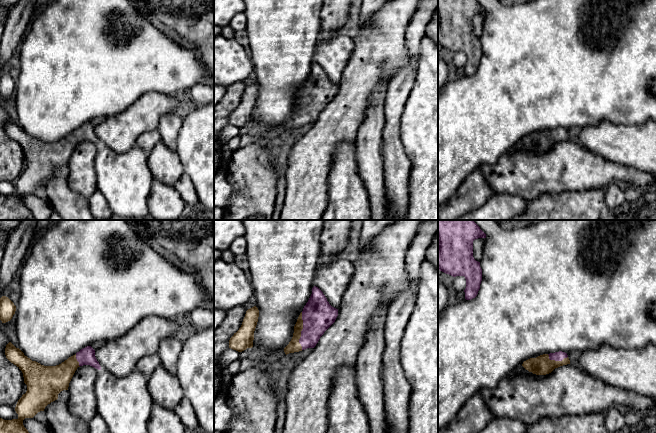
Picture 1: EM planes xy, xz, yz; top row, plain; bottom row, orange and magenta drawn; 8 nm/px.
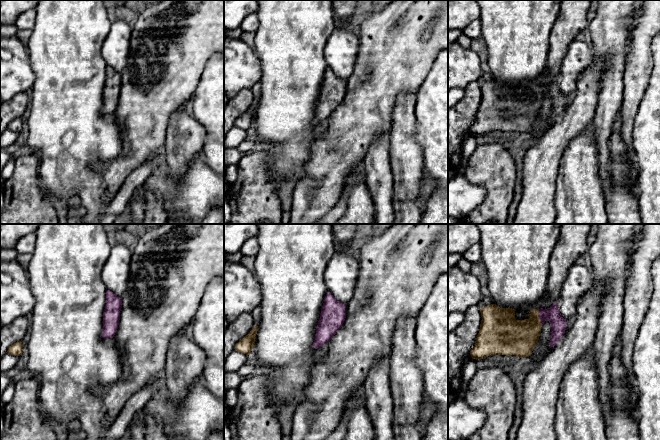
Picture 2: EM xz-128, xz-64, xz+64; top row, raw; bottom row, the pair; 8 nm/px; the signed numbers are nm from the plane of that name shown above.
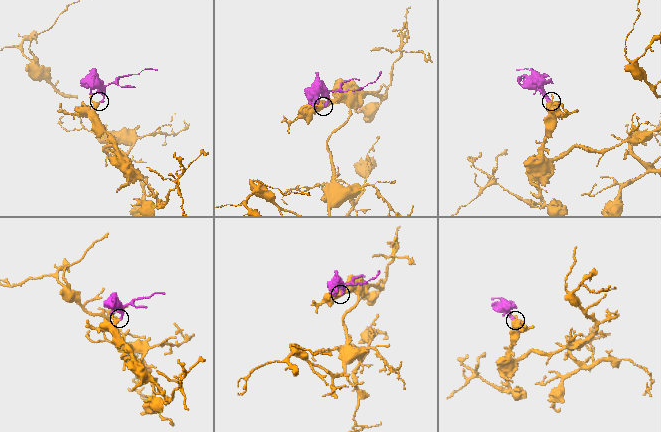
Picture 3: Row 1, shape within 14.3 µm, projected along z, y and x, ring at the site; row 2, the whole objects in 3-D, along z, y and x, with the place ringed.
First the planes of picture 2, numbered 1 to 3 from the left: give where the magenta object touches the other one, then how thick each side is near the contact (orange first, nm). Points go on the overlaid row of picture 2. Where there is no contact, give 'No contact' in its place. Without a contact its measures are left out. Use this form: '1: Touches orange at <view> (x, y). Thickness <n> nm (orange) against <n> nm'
1: No contact
2: No contact
3: Touches orange at xz+64 (538, 317). Thickness 280 nm (orange) against 130 nm

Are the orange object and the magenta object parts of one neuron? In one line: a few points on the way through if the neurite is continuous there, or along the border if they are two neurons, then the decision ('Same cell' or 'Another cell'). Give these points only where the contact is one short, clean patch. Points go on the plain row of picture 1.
Path across: xz (294, 122), (299, 117), (301, 106), (318, 91). Same cell

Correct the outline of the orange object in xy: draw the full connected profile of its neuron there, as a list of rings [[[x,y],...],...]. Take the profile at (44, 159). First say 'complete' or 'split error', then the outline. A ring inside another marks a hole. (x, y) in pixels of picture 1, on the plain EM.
split error; [[[11,118],[5,124],[6,134],[23,149],[27,167],[18,176],[15,187],[17,195],[0,194],[0,220],[35,220],[33,213],[23,201],[25,194],[33,194],[38,188],[58,175],[58,170],[68,166],[69,159],[78,143],[90,141],[98,146],[101,142],[95,126],[87,122],[56,142],[44,142],[24,131]]]

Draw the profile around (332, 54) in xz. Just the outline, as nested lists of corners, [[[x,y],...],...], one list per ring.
[[[336,33],[327,39],[318,40],[314,61],[323,68],[329,80],[338,85],[353,49],[353,38]]]

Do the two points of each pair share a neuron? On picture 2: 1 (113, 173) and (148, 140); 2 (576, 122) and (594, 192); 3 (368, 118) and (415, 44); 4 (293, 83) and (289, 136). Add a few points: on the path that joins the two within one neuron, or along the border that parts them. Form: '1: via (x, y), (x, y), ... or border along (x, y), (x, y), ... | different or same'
1: via (122, 166), (139, 149) | same
2: border along (591, 124), (577, 135), (563, 152) | different
3: via (370, 100), (372, 88), (397, 62) | same
4: via (289, 96), (289, 123) | same

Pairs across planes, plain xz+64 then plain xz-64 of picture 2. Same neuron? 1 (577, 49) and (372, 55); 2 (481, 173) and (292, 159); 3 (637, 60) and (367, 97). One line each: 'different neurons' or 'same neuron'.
1: different neurons
2: different neurons
3: different neurons

